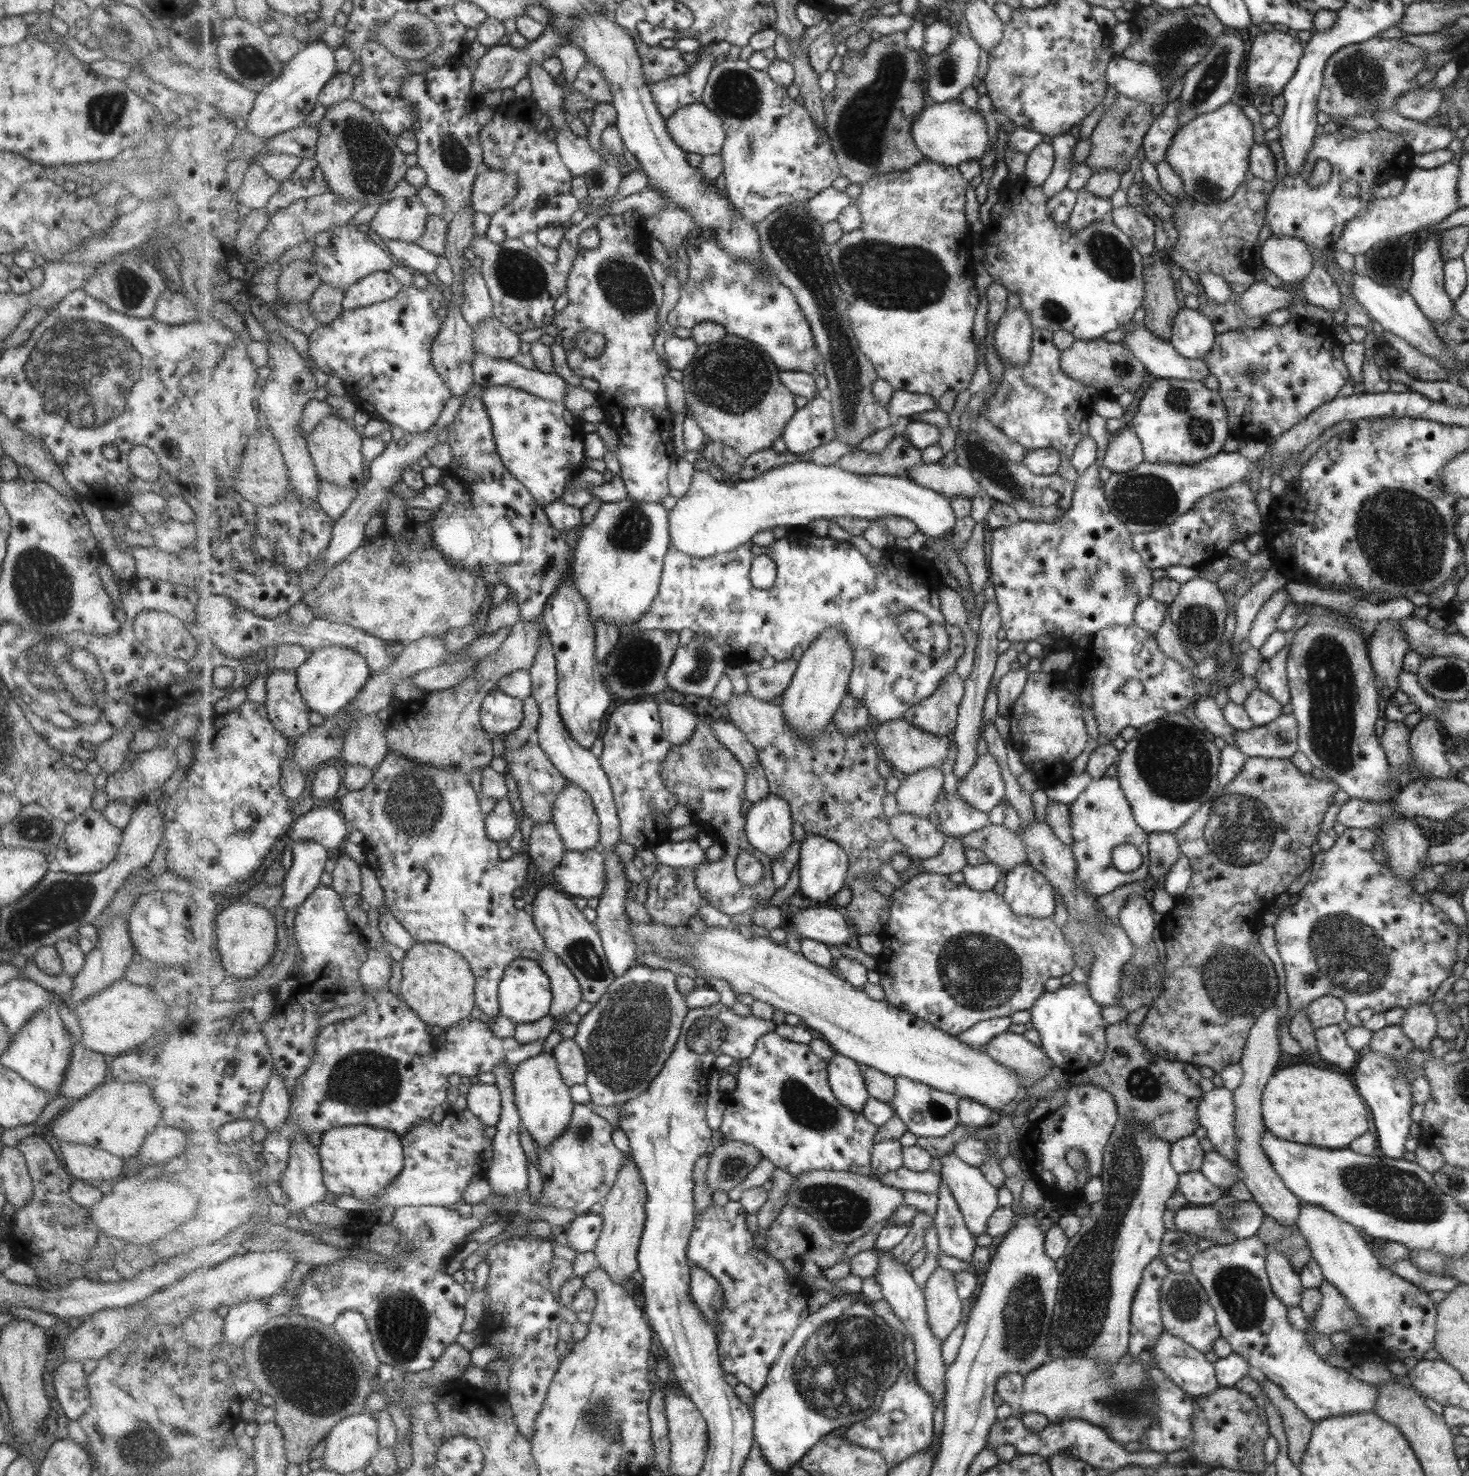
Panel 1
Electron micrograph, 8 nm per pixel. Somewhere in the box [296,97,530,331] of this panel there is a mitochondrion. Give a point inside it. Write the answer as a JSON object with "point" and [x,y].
{"point":[371,162]}

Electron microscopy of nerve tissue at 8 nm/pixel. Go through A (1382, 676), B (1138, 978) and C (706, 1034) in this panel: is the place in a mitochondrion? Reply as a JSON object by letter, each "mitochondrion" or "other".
{"A":"other","B":"mitochondrion","C":"mitochondrion"}

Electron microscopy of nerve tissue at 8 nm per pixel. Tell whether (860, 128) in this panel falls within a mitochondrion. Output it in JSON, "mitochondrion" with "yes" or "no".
{"mitochondrion":"yes"}

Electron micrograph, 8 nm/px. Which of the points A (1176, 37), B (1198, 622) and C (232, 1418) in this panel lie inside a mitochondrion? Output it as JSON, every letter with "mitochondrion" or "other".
{"A":"mitochondrion","B":"mitochondrion","C":"other"}

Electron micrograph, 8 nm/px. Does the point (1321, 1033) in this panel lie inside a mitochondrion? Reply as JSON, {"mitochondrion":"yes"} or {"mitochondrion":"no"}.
{"mitochondrion":"no"}

